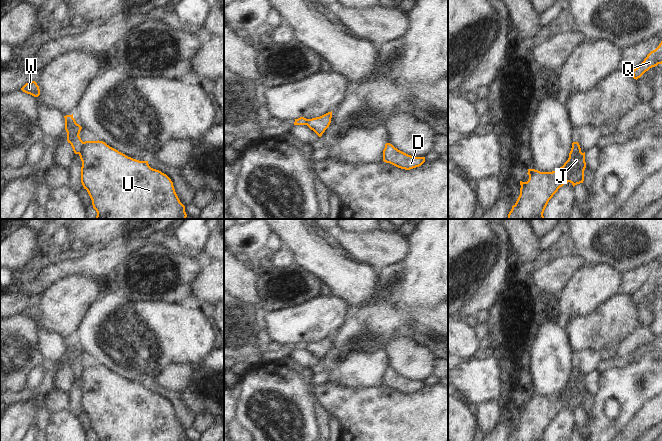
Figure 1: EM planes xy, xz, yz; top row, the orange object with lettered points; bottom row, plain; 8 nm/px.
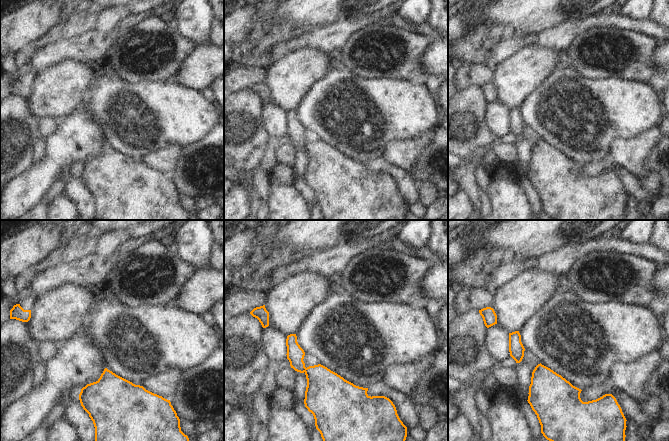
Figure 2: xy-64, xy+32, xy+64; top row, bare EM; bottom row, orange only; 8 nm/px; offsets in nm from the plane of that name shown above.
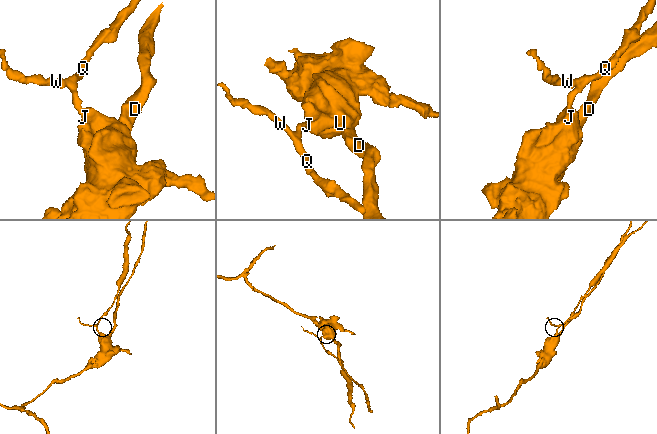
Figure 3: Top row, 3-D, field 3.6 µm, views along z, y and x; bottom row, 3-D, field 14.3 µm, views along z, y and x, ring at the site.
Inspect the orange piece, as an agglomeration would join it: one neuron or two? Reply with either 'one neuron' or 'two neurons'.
two neurons

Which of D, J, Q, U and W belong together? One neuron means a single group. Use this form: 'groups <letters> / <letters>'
groups D J U / Q W

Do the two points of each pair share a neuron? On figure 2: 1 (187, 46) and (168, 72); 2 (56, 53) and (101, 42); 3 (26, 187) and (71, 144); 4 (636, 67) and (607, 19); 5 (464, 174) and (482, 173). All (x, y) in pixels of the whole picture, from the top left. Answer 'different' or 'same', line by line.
1: same
2: same
3: same
4: different
5: different

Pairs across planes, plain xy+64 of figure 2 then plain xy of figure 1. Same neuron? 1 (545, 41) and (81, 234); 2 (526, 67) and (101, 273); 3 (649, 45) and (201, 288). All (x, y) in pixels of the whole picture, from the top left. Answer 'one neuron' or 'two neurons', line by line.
1: two neurons
2: two neurons
3: two neurons

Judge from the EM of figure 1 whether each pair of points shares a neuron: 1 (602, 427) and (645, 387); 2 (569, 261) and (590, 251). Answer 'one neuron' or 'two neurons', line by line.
1: one neuron
2: two neurons

